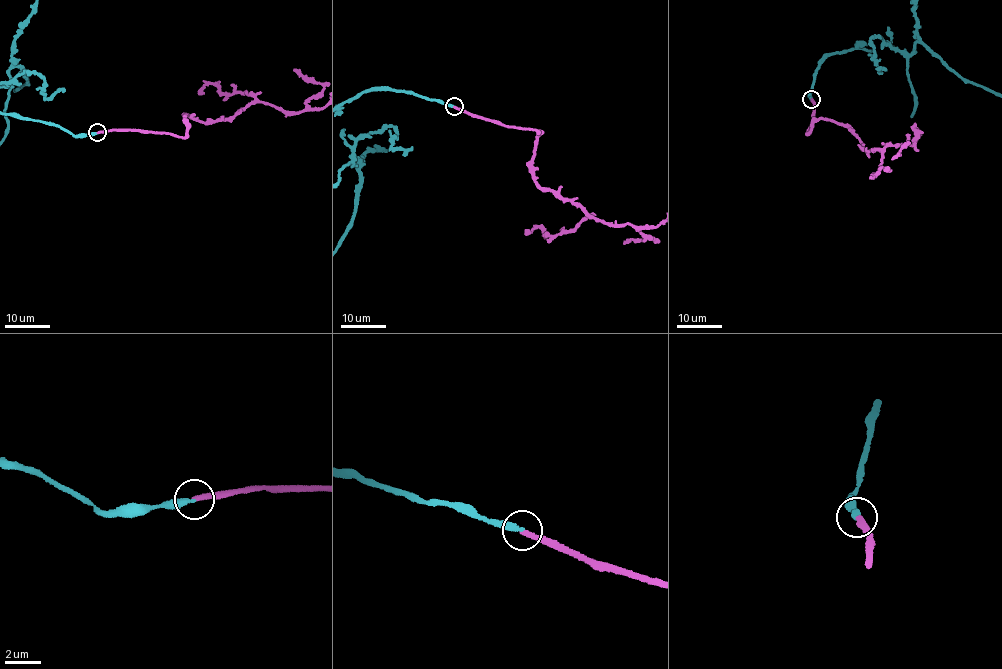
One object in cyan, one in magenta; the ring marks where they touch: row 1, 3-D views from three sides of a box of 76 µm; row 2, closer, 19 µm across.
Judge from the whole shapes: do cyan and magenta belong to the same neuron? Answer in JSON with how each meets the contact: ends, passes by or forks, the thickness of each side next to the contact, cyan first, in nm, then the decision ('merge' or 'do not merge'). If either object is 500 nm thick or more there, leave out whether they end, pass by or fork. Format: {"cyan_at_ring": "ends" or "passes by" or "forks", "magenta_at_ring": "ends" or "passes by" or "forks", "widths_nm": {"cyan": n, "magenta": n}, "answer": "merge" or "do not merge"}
{"cyan_at_ring": "ends", "magenta_at_ring": "ends", "widths_nm": {"cyan": 280, "magenta": 280}, "answer": "merge"}

